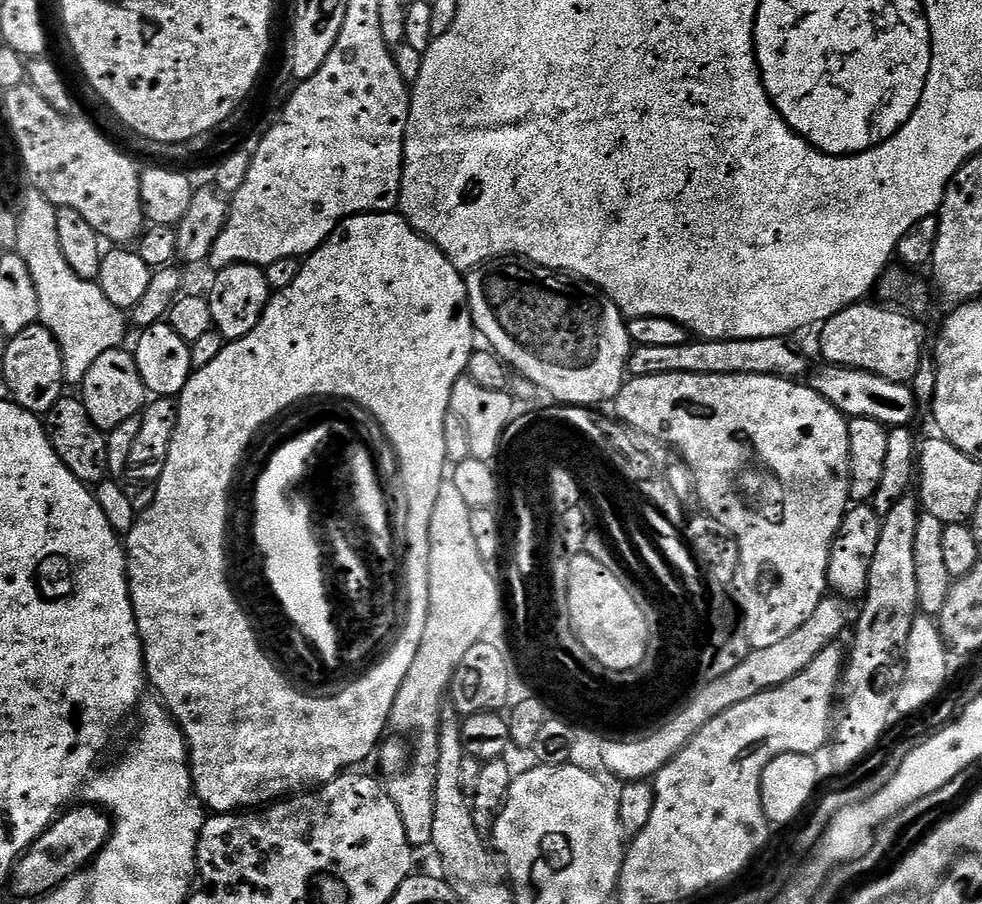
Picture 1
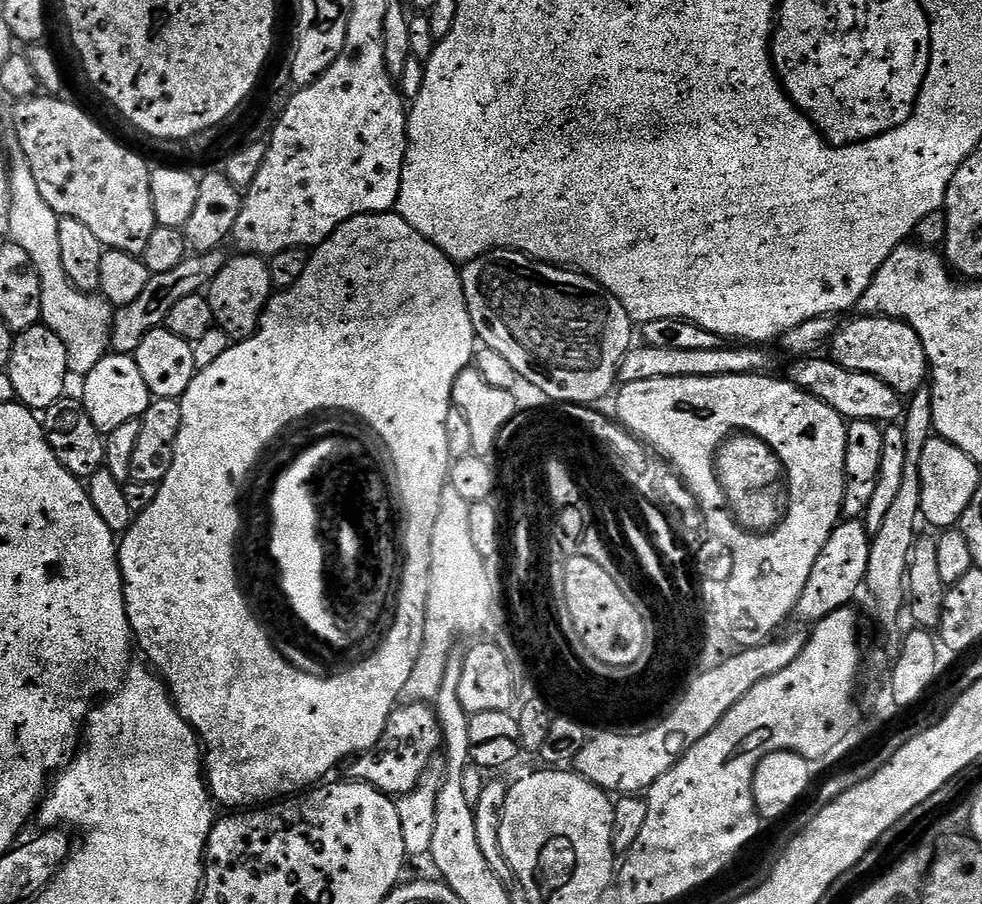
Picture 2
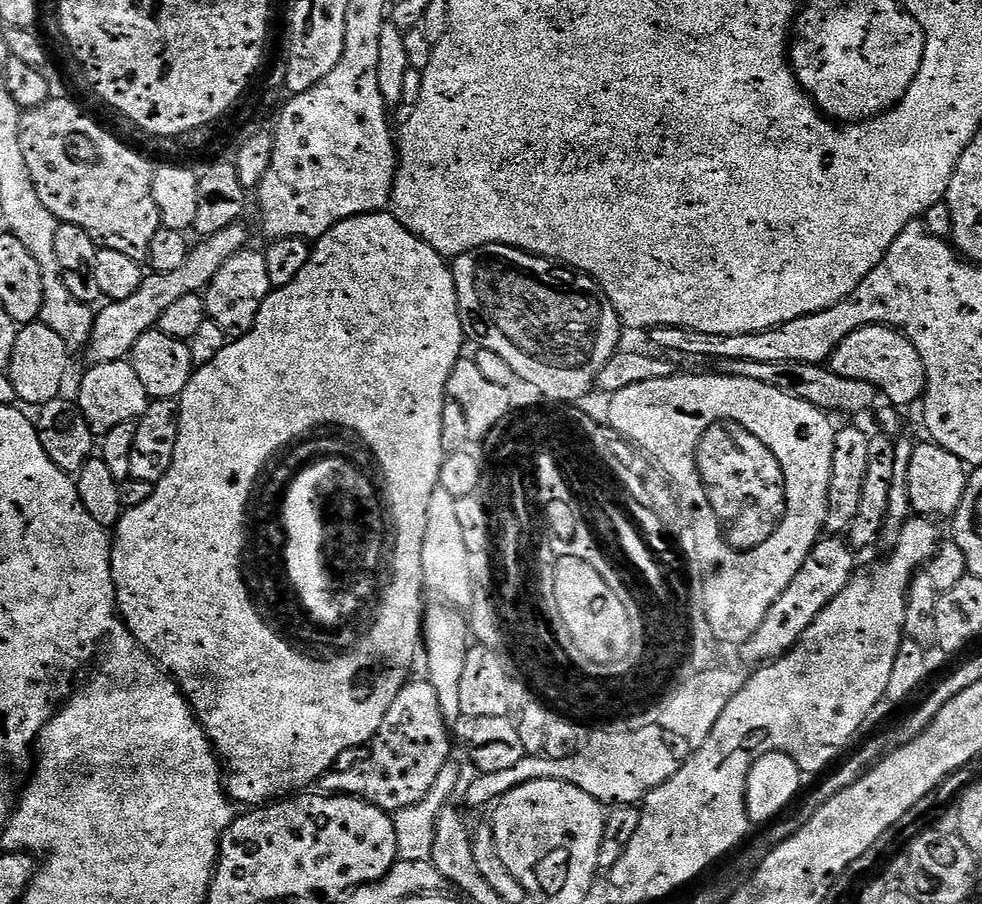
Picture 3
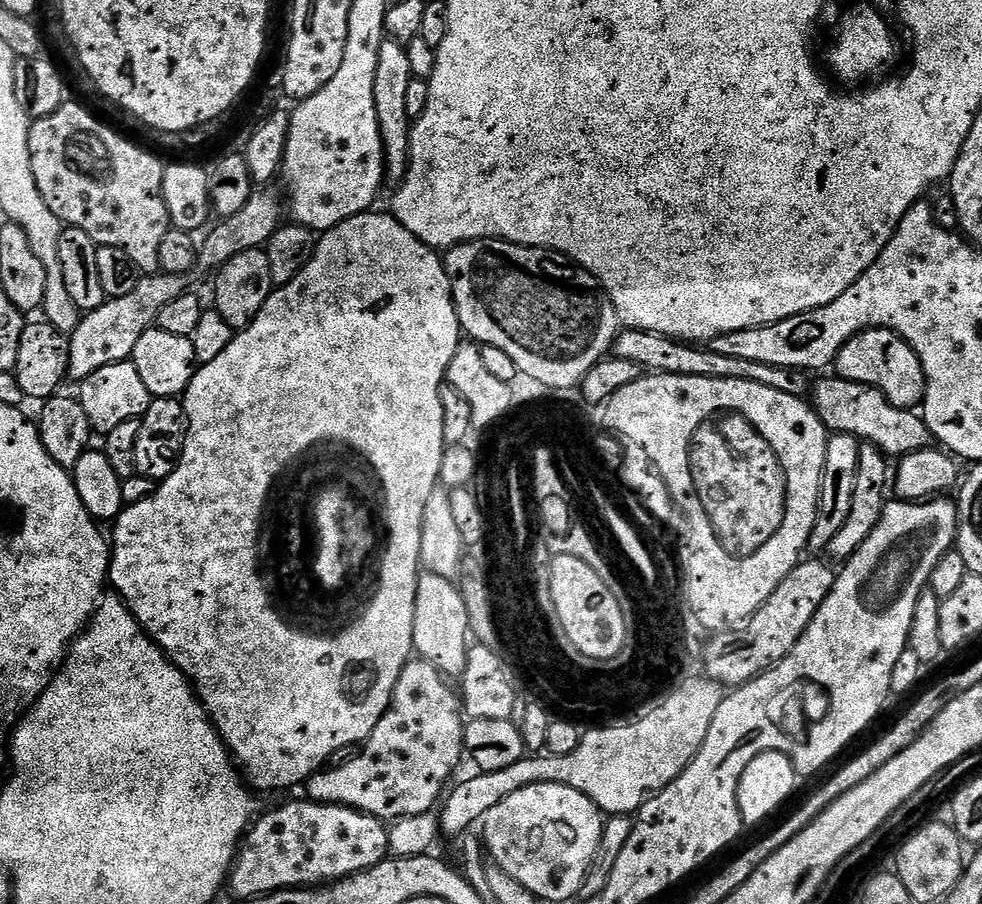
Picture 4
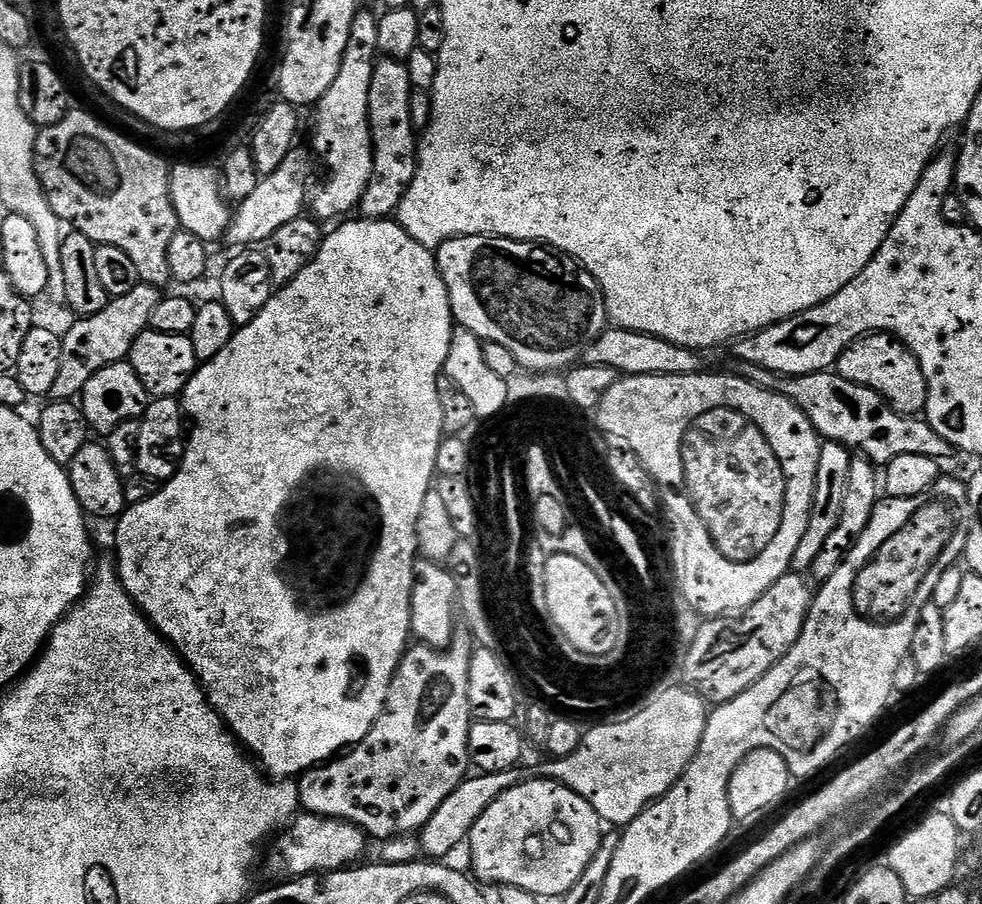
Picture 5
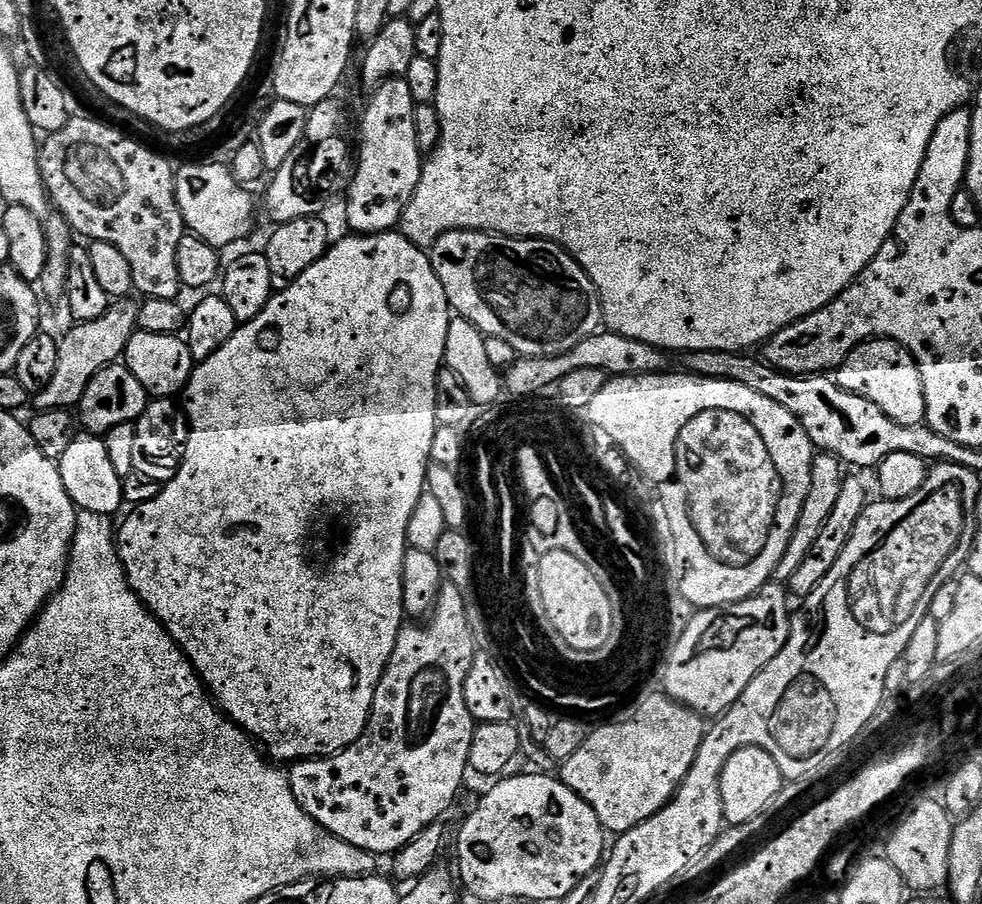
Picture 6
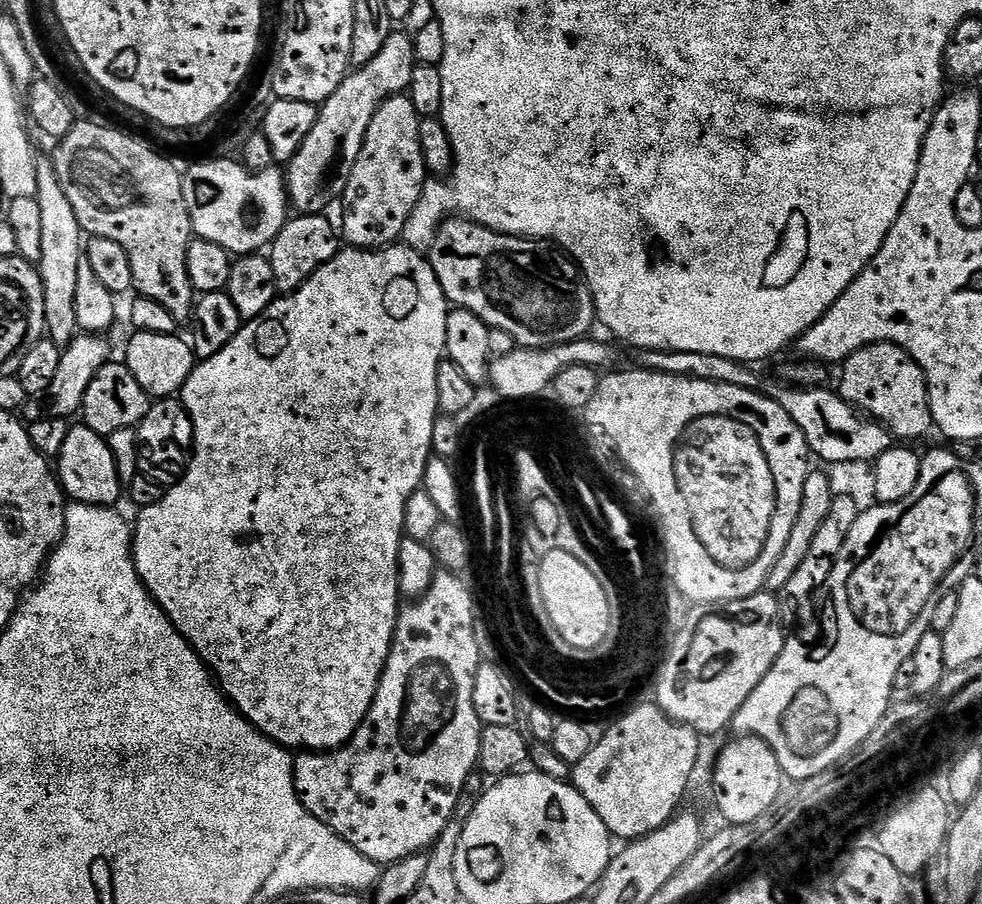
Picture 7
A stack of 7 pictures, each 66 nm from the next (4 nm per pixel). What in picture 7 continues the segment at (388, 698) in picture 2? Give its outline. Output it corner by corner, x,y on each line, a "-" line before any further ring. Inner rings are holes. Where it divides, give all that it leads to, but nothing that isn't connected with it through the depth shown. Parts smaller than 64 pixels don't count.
389,246
389,247
386,247
386,248
378,248
378,249
375,249
375,250
365,250
365,249
362,249
362,248
349,248
349,247
345,247
345,248
344,248
344,249
343,249
343,250
342,250
342,251
341,251
341,252
339,252
339,254
338,254
338,255
337,255
337,256
335,256
335,257
334,257
334,258
330,258
330,262
326,262
326,266
322,266
322,267
321,267
321,268
319,268
319,269
318,269
318,271
316,271
316,273
315,273
315,274
314,274
314,275
312,275
312,276
311,276
311,277
310,277
310,279
309,279
309,280
308,280
308,281
307,281
307,282
306,282
306,283
305,283
305,284
303,284
303,286
301,286
301,287
300,287
300,289
299,289
299,290
298,290
298,291
297,291
297,292
290,292
290,293
287,293
287,294
284,294
284,295
281,295
281,296
280,296
280,297
279,297
279,298
277,298
277,300
276,300
276,301
274,301
274,303
272,303
272,305
270,305
270,307
268,307
268,309
266,309
266,310
265,310
265,311
264,311
264,312
263,312
263,313
262,313
262,315
260,315
260,316
259,316
259,317
258,317
258,318
254,318
254,319
253,319
253,320
249,320
249,321
247,321
247,323
245,323
245,324
244,324
244,325
243,325
243,327
241,327
241,329
240,329
240,332
239,332
239,334
238,334
238,335
237,335
237,336
236,336
236,337
235,337
235,338
234,338
234,339
232,339
232,340
231,340
231,341
230,341
230,342
229,342
229,344
228,344
228,345
226,345
226,346
225,346
225,347
224,347
224,348
223,348
223,349
222,349
222,350
218,350
218,354
214,354
214,355
213,355
213,356
211,356
211,357
210,357
210,359
208,359
208,360
202,360
202,361
199,361
199,363
197,363
197,365
196,365
196,367
195,367
195,368
193,368
193,370
192,370
192,373
191,373
191,374
190,374
190,378
189,378
189,379
188,379
188,381
187,381
187,382
185,382
185,384
184,384
184,386
183,386
183,389
182,389
182,408
183,408
183,411
184,411
184,412
185,412
185,413
186,413
186,416
187,416
187,419
188,419
188,416
189,416
189,418
190,418
190,419
192,419
192,440
193,440
193,442
194,442
194,443
196,443
196,449
194,449
194,450
193,450
193,449
191,449
191,452
190,452
190,459
189,459
189,462
188,462
188,466
187,466
187,468
185,468
185,470
184,470
184,476
183,476
183,477
182,477
182,478
181,478
181,479
180,479
180,481
178,481
178,483
176,483
176,484
174,484
174,485
171,485
171,487
169,487
169,488
168,488
168,489
167,489
167,491
165,491
165,493
164,493
164,497
163,497
163,498
162,498
162,499
160,499
160,500
159,500
159,501
158,501
158,502
157,502
157,504
155,504
155,505
154,505
154,506
146,506
146,507
145,507
145,508
142,508
142,509
139,509
139,512
138,512
138,515
140,515
140,517
138,517
138,518
137,518
137,520
136,520
136,524
135,524
135,520
134,520
134,531
133,531
133,534
132,534
132,557
133,557
133,558
134,558
134,566
135,566
135,567
136,567
136,569
137,569
137,570
138,570
138,574
139,574
139,575
140,575
140,577
141,577
141,578
142,578
142,582
143,582
143,583
144,583
144,585
145,585
145,586
146,586
146,590
147,590
147,591
148,591
148,593
149,593
149,594
150,594
150,595
151,595
151,596
152,596
152,597
153,597
153,598
154,598
154,599
156,599
156,604
157,604
157,605
158,605
158,607
160,607
160,609
162,609
162,610
163,610
163,612
164,612
164,613
166,613
166,614
167,614
167,615
168,615
168,617
169,617
169,618
170,618
170,622
171,622
171,623
172,623
172,625
174,625
174,626
175,626
175,627
176,627
176,628
177,628
177,629
178,629
178,630
179,630
179,631
180,631
180,633
181,633
181,634
182,634
182,635
183,635
183,636
184,636
184,637
185,637
185,638
186,638
186,642
187,642
187,643
188,643
188,645
190,645
190,646
191,646
191,648
192,648
192,649
193,649
193,650
194,650
194,651
195,651
195,652
197,652
197,653
198,653
198,654
199,654
199,655
200,655
200,657
201,657
201,658
202,658
202,659
204,659
204,662
205,662
205,664
207,664
207,665
208,665
208,671
209,671
209,672
211,672
211,673
212,673
212,675
213,675
213,677
214,677
214,679
215,679
215,681
216,681
216,683
217,683
217,685
218,685
218,687
219,687
219,689
220,689
220,691
221,691
221,692
223,692
223,693
224,693
224,695
225,695
225,696
227,696
227,697
228,697
228,699
229,699
229,701
230,701
230,703
231,703
231,705
232,705
232,707
233,707
233,708
235,708
235,709
236,709
236,711
237,711
237,712
241,712
241,714
243,714
243,715
244,715
244,717
246,717
246,718
247,718
247,720
249,720
249,721
250,721
250,722
251,722
251,723
252,723
252,724
253,724
253,726
254,726
254,727
255,727
255,728
257,728
257,729
258,729
258,730
259,730
259,732
260,732
260,733
261,733
261,734
262,734
262,735
263,735
263,736
268,736
268,737
269,737
269,738
271,738
271,739
272,739
272,740
273,740
273,741
274,741
274,742
278,742
278,743
279,743
279,744
283,744
283,745
284,745
284,747
285,747
285,748
287,748
287,749
289,749
289,750
331,750
331,749
333,749
333,748
341,748
341,746
343,746
343,745
344,745
344,743
345,743
345,742
346,742
346,741
348,741
348,740
349,740
349,738
351,738
351,736
352,736
352,735
354,735
354,734
355,734
355,732
356,732
356,731
357,731
357,730
358,730
358,726
359,726
359,725
360,725
360,723
362,723
362,722
363,722
363,720
364,720
364,719
365,719
365,718
366,718
366,714
367,714
367,713
368,713
368,711
369,711
369,710
370,710
370,706
371,706
371,705
372,705
372,703
373,703
373,702
374,702
374,698
375,698
375,697
376,697
376,691
377,691
377,690
378,690
378,682
379,682
379,681
380,681
380,679
381,679
381,678
382,678
382,674
383,674
383,673
384,673
384,667
385,667
385,666
386,666
386,662
387,662
387,661
388,661
388,655
389,655
389,654
390,654
390,646
391,646
391,645
392,645
392,639
393,639
393,638
394,638
394,630
395,630
395,629
396,629
396,615
398,615
398,614
399,614
399,612
400,612
400,609
401,609
401,607
402,607
402,595
401,595
401,593
400,593
400,588
399,588
399,546
400,546
400,544
401,544
401,543
402,543
402,542
403,542
403,540
404,540
404,538
405,538
405,534
404,534
404,515
405,515
405,514
406,514
406,502
407,502
407,501
408,501
408,499
409,499
409,498
410,498
410,494
414,494
414,493
415,493
415,492
418,492
418,491
421,491
421,488
422,488
422,485
423,485
423,483
424,483
424,471
425,471
425,470
426,470
426,466
427,466
427,465
428,465
428,462
429,462
429,459
430,459
430,457
431,457
431,456
432,456
432,455
433,455
433,451
432,451
432,439
433,439
433,438
434,438
434,426
435,426
435,425
436,425
436,422
437,422
437,419
438,419
438,409
439,409
439,398
438,398
438,366
439,366
439,364
440,364
440,361
441,361
441,360
443,360
443,359
445,359
445,356
446,356
446,353
445,353
445,351
444,351
444,347
445,347
445,346
446,346
446,318
447,318
447,317
448,317
448,314
449,314
449,311
450,311
450,305
449,305
449,302
448,302
448,299
447,299
447,298
445,298
445,296
444,296
444,291
443,291
443,290
442,290
442,286
441,286
441,285
440,285
440,283
439,283
439,282
438,282
438,278
437,278
437,277
436,277
436,275
435,275
435,274
434,274
434,270
433,270
433,269
432,269
432,265
431,265
431,263
430,263
430,260
429,260
429,257
428,257
428,256
427,256
427,255
424,255
424,256
419,256
419,254
418,254
418,253
416,253
416,252
415,252
415,250
414,250
414,249
412,249
412,248
400,248
400,247
401,247
401,246

